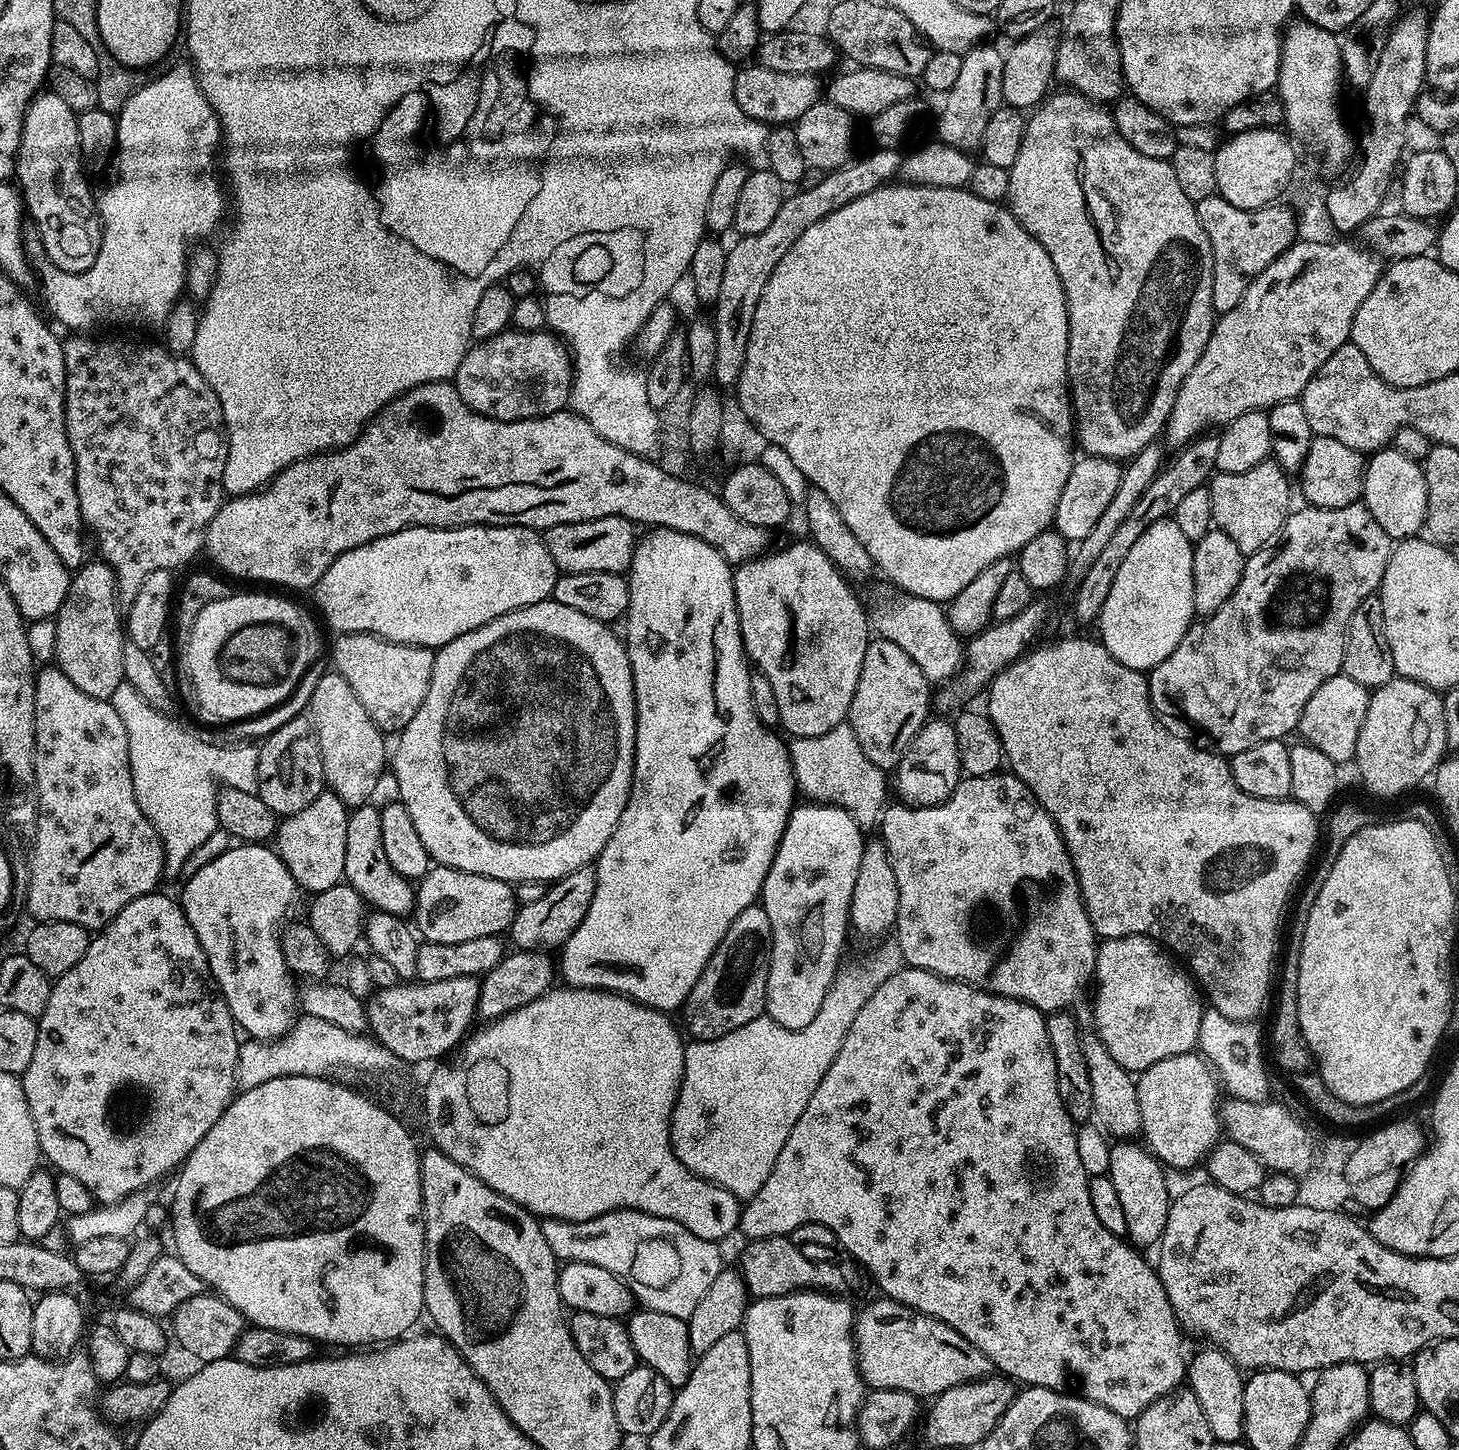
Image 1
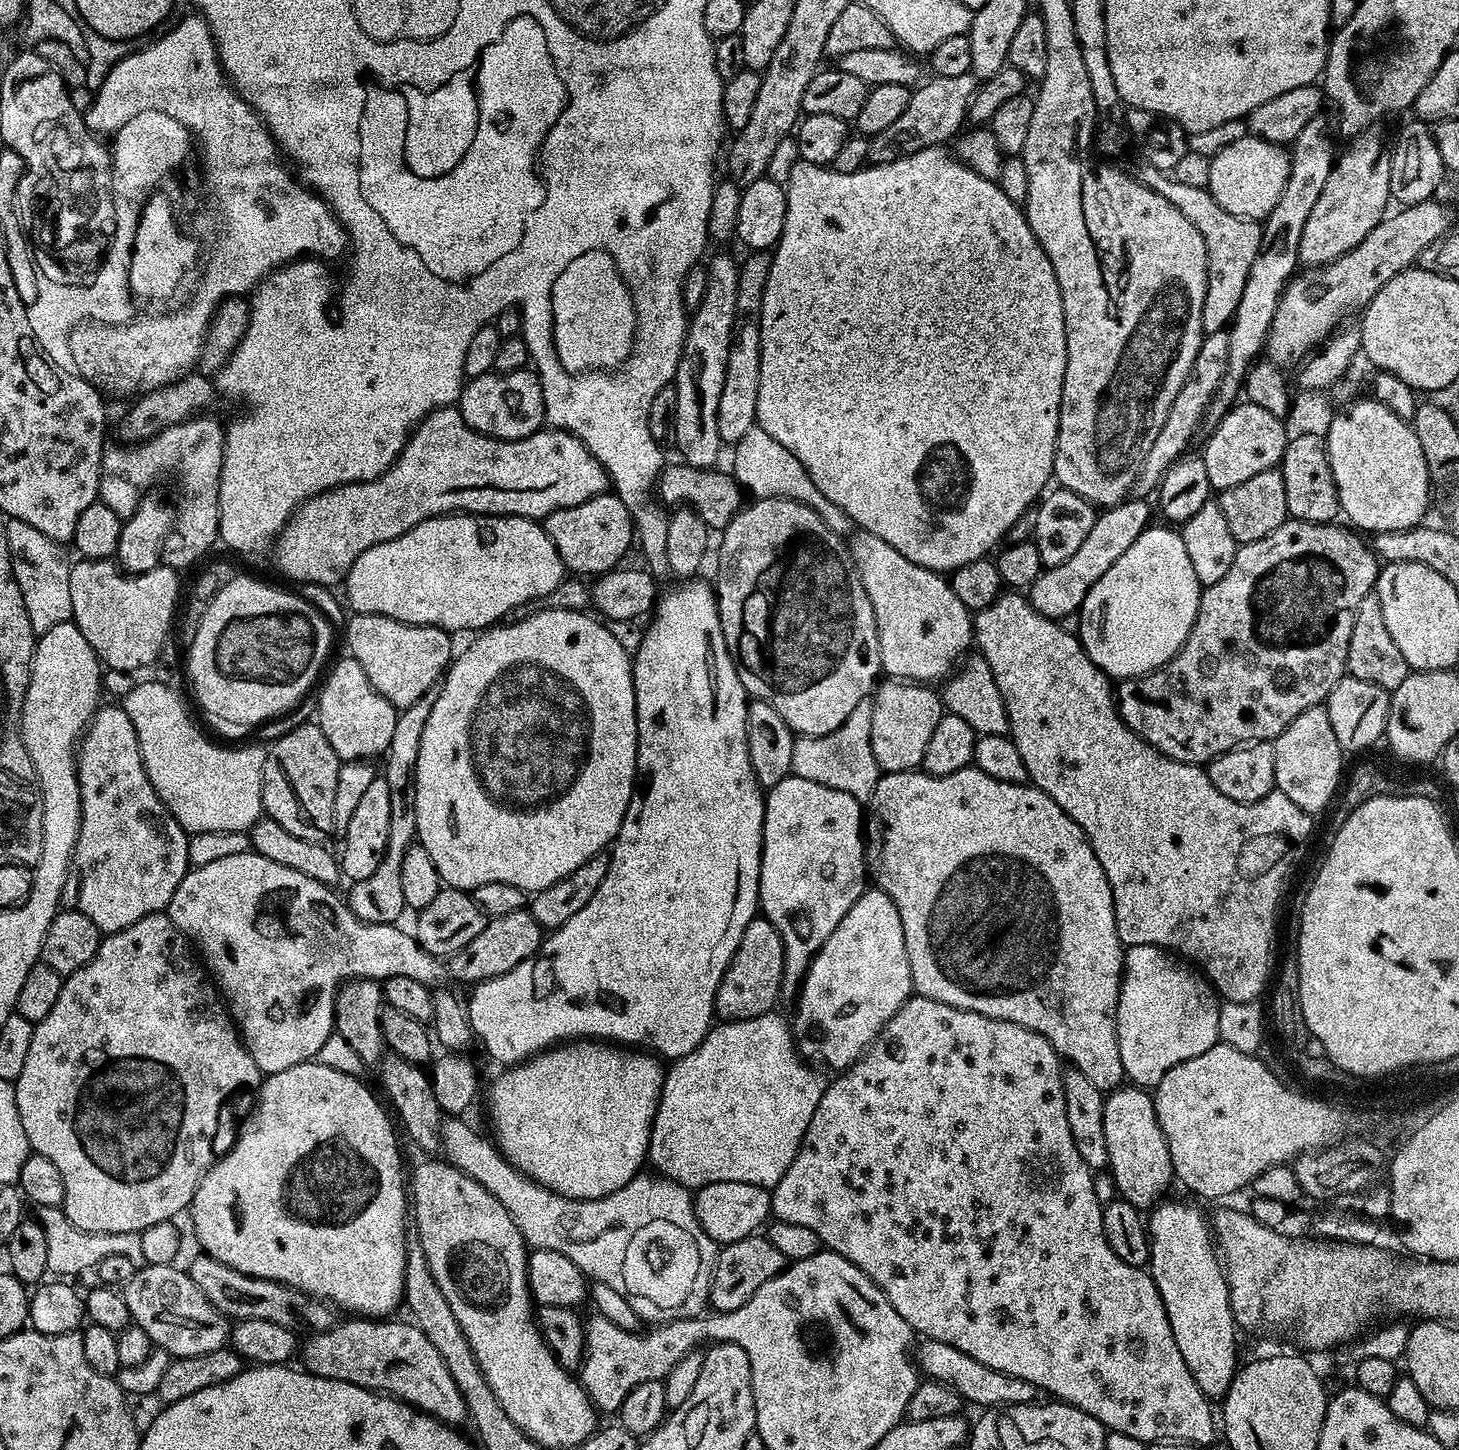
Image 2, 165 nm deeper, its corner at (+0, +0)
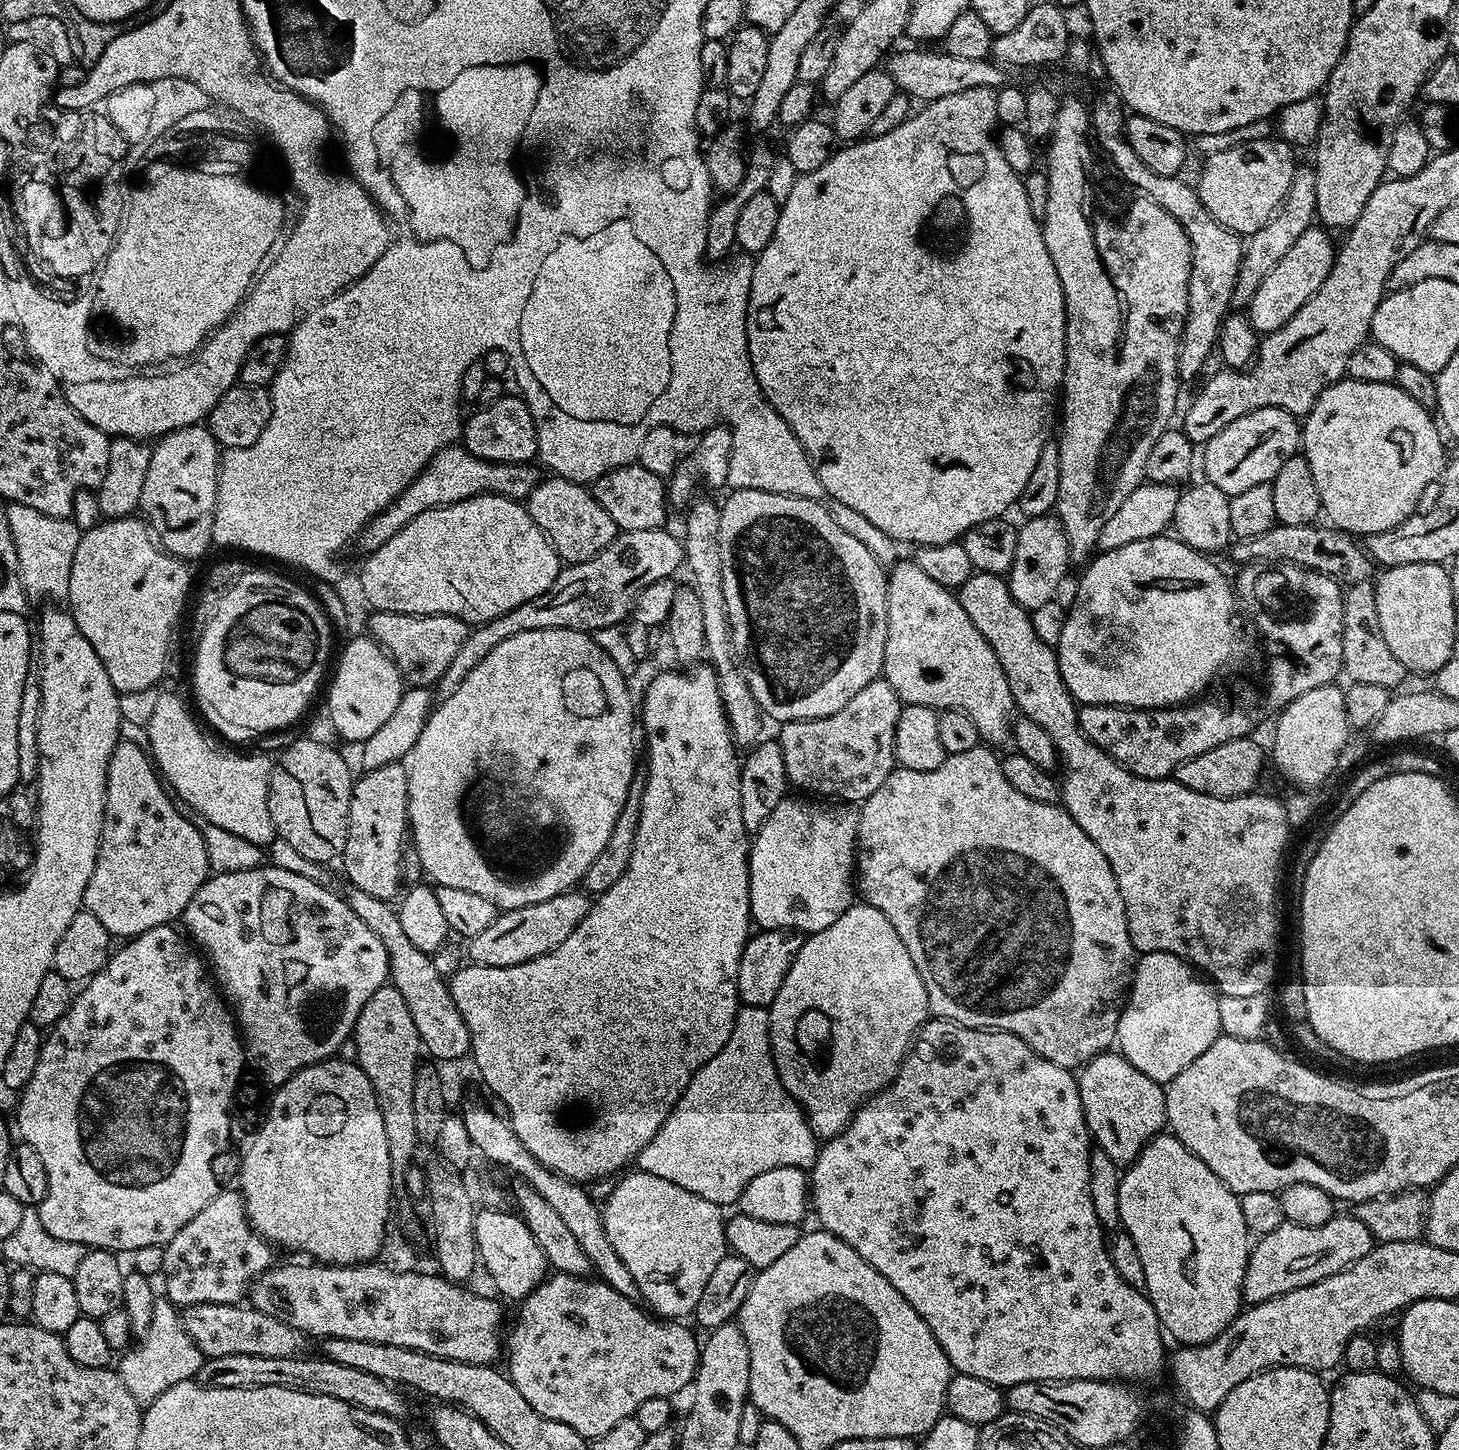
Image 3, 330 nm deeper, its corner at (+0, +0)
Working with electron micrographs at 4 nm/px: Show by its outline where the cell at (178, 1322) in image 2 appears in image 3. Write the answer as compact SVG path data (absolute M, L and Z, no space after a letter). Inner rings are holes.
M243 1303L190 1304L183 1309L182 1321L185 1331L205 1358L222 1354L262 1354L262 1358L286 1358L297 1355L306 1343L297 1328L286 1326L286 1322L278 1322L278 1318L270 1318L270 1314L262 1314L262 1310Z

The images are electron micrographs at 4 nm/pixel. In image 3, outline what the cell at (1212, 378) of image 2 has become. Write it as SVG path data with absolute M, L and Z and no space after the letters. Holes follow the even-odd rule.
M1297 167L1294 178L1290 182L1290 190L1286 190L1286 195L1282 197L1282 202L1274 206L1274 214L1266 218L1266 226L1262 226L1251 236L1247 237L1244 244L1244 257L1238 266L1238 282L1234 282L1234 298L1232 308L1236 310L1247 309L1250 298L1254 298L1254 290L1262 286L1266 274L1274 270L1294 242L1302 238L1302 234L1307 228L1313 227L1316 220L1316 170L1315 167Z

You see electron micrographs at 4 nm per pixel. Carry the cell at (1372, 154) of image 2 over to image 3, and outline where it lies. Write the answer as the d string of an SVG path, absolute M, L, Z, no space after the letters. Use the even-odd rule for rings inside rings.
M1323 227L1307 228L1302 238L1298 238L1298 242L1294 242L1290 251L1278 261L1278 266L1266 274L1262 286L1254 290L1254 298L1250 298L1246 315L1258 334L1273 332L1290 322L1290 318L1294 318L1294 314L1298 314L1298 310L1302 310L1305 302L1319 290L1322 282L1326 282L1326 274L1330 274L1337 249L1334 240L1332 244L1327 235L1331 236Z

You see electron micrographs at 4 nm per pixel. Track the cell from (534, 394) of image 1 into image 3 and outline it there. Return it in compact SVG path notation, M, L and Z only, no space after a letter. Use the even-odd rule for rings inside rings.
M519 395L504 396L480 408L462 424L462 444L470 454L492 464L526 464L537 459L536 420Z

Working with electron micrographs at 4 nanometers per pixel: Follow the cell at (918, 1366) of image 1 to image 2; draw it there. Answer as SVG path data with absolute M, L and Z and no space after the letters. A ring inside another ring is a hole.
M925 1339L924 1345L917 1347L914 1360L919 1371L925 1377L942 1382L953 1388L965 1401L972 1404L981 1404L981 1409L1002 1408L1005 1404L1031 1404L1037 1399L1038 1389L1022 1378L1014 1378L1002 1374L998 1370L990 1370L990 1366L982 1366L982 1362L974 1362L968 1354L946 1346L944 1342ZM920 1348L920 1349L919 1349Z

